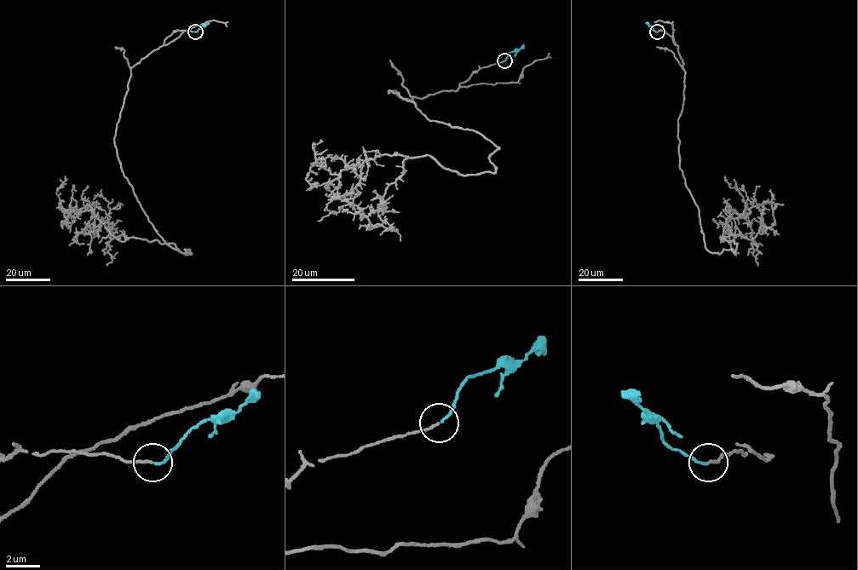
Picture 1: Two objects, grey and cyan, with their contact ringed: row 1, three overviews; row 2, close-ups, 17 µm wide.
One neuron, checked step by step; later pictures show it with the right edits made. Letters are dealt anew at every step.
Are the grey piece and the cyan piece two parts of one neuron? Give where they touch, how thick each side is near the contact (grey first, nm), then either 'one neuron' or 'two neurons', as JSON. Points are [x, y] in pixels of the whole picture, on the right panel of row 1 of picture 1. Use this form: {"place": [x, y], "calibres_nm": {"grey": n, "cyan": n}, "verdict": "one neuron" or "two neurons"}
{"place": [657, 31], "calibres_nm": {"grey": 140, "cyan": 130}, "verdict": "one neuron"}

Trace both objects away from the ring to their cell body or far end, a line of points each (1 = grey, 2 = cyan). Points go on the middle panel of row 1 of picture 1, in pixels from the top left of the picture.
1: (503, 60), (455, 91), (388, 91), (484, 135), (498, 147), (494, 173), (383, 155), (312, 187), (319, 158)
2: (504, 60), (509, 53), (518, 50), (523, 44)

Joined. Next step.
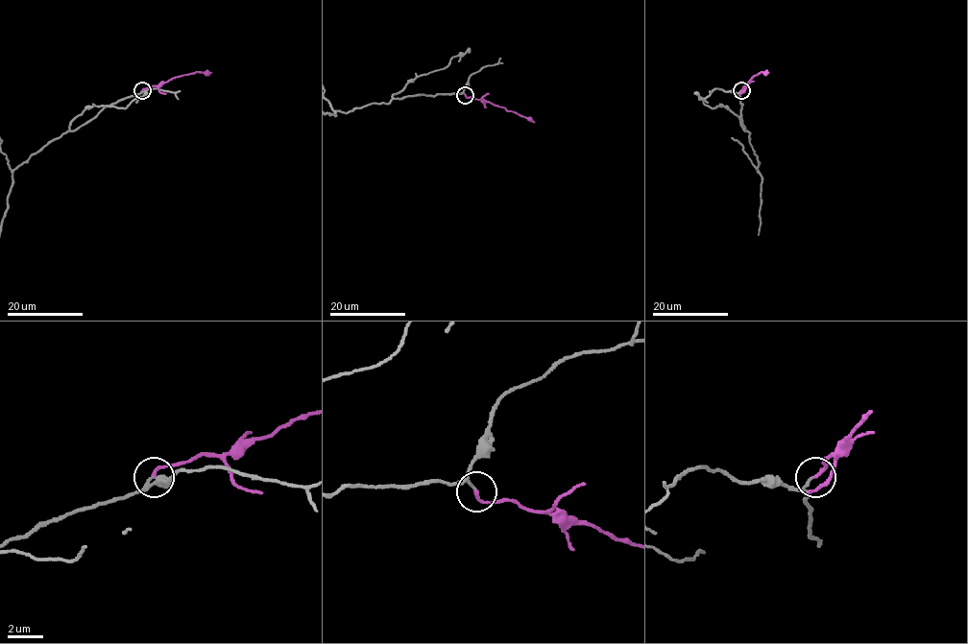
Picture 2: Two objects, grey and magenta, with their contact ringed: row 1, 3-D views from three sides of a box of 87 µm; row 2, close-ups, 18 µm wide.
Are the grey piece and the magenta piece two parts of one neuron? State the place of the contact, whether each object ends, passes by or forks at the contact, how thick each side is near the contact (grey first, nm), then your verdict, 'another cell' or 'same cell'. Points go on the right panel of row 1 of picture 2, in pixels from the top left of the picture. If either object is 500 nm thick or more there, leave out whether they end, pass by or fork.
(741, 90) | grey passes by | magenta ends | 110/180 nm | same cell

